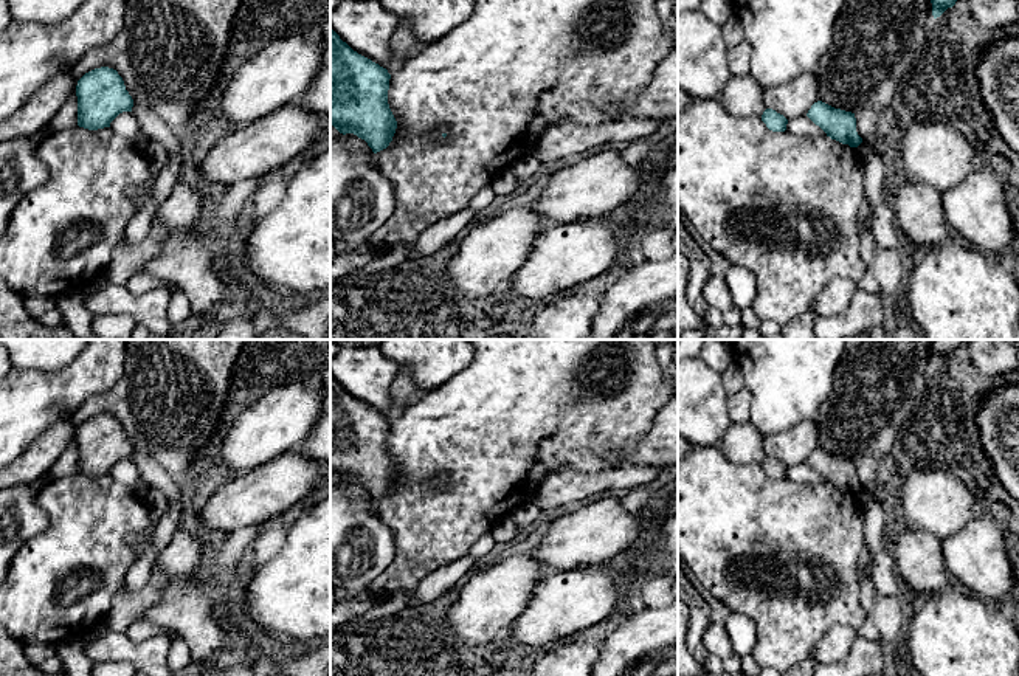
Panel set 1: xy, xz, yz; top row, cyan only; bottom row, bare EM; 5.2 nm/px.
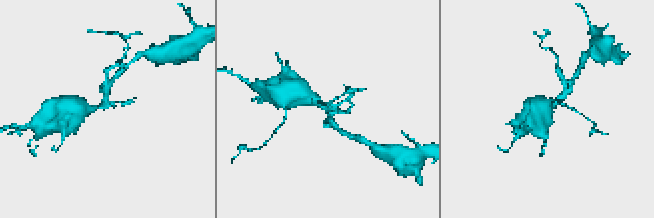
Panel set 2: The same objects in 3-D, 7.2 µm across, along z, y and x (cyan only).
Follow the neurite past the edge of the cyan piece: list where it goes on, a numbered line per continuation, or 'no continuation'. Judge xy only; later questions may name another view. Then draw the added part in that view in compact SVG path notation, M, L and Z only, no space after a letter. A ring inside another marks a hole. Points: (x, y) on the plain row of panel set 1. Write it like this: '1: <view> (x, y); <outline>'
no continuation

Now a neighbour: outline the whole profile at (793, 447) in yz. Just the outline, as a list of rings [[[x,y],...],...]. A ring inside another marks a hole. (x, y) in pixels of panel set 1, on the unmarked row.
[[[814,420],[799,422],[783,433],[763,436],[763,451],[786,467],[807,464],[814,450],[820,448]]]

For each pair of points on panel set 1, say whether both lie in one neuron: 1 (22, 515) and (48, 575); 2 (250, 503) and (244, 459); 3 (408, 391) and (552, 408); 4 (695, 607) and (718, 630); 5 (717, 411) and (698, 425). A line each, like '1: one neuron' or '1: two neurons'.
1: two neurons
2: two neurons
3: two neurons
4: two neurons
5: one neuron

